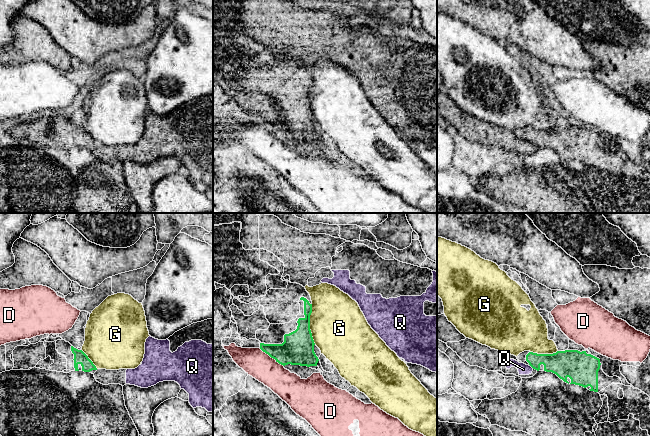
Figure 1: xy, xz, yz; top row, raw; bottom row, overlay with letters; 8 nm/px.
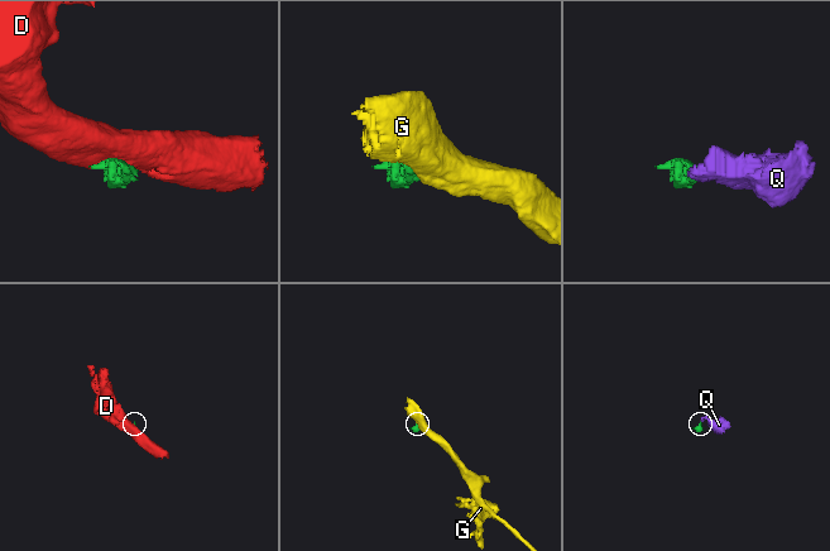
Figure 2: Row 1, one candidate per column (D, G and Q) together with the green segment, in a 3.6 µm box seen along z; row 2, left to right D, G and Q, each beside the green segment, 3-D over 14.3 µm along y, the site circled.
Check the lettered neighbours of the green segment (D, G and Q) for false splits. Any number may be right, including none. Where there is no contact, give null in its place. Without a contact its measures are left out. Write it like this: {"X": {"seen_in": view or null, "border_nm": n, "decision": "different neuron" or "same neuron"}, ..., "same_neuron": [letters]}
{"D": {"seen_in": "xz", "border_nm": 240, "decision": "different neuron"}, "G": {"seen_in": "xz", "border_nm": 320, "decision": "different neuron"}, "Q": {"seen_in": "yz", "border_nm": 40, "decision": "different neuron"}, "same_neuron": []}

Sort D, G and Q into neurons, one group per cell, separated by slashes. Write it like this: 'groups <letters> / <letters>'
groups D / G / Q

